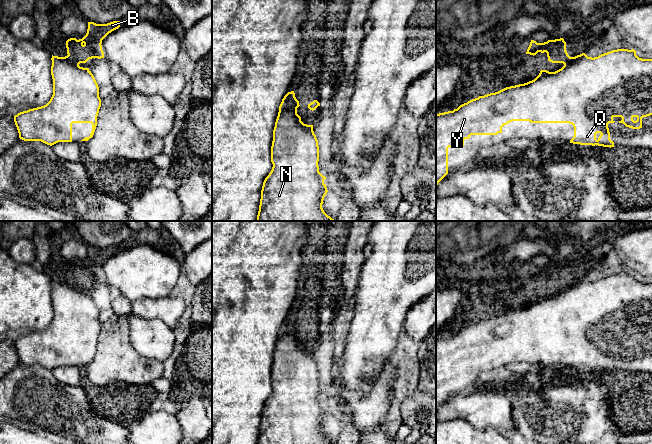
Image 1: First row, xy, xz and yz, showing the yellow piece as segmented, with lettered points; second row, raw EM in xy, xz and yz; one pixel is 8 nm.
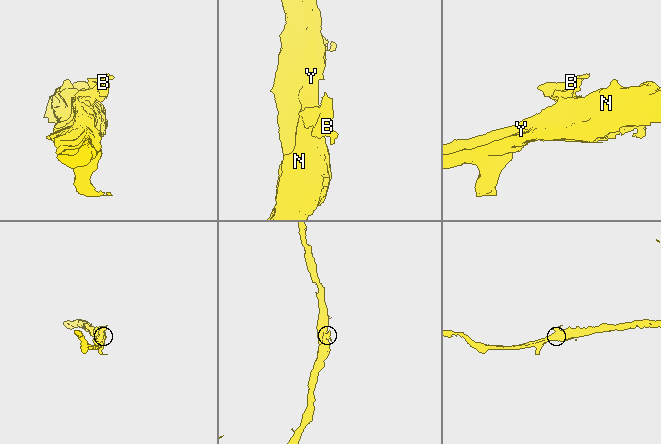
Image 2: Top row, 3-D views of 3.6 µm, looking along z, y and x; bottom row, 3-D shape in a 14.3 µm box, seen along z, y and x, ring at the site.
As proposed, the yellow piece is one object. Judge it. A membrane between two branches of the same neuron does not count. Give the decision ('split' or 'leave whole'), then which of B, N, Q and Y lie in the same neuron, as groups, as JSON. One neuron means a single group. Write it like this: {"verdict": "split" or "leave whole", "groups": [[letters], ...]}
{"verdict": "split", "groups": [["B"], ["N", "Q", "Y"]]}

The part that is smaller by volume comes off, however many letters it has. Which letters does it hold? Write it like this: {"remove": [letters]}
{"remove": ["B"]}

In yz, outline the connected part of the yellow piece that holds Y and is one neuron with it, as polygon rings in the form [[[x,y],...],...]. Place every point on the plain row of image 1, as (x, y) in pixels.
[[[617,273],[599,279],[598,281],[590,283],[580,283],[572,286],[566,291],[555,296],[541,294],[539,299],[532,305],[524,308],[506,311],[498,316],[490,317],[478,322],[472,323],[467,327],[460,329],[453,335],[436,338],[436,411],[438,407],[448,398],[448,372],[449,371],[463,371],[464,364],[469,363],[471,359],[497,359],[502,357],[502,351],[512,345],[529,345],[531,347],[569,347],[574,351],[574,360],[570,367],[580,369],[598,369],[603,371],[614,371],[614,366],[610,363],[610,356],[608,352],[609,347],[614,347],[614,341],[621,341],[619,347],[623,347],[626,351],[632,353],[642,352],[642,342],[652,339],[652,283],[642,283],[636,279],[634,273]]]

